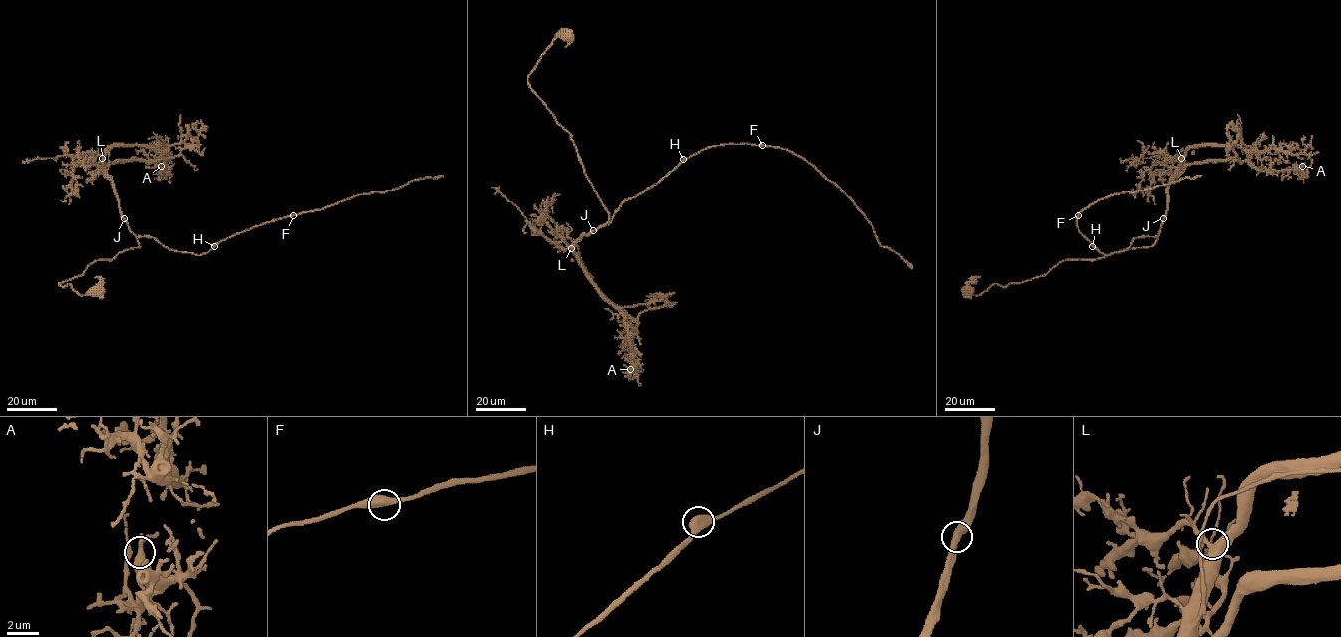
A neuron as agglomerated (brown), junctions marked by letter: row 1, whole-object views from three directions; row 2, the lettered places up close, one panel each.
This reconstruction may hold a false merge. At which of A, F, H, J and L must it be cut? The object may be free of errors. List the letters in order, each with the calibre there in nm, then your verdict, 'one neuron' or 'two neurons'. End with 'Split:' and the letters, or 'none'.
A: 480 nm | one neuron
F: 500 nm | one neuron
H: 500 nm | one neuron
J: 480 nm | one neuron
L: 460 nm | one neuron
Split: none

